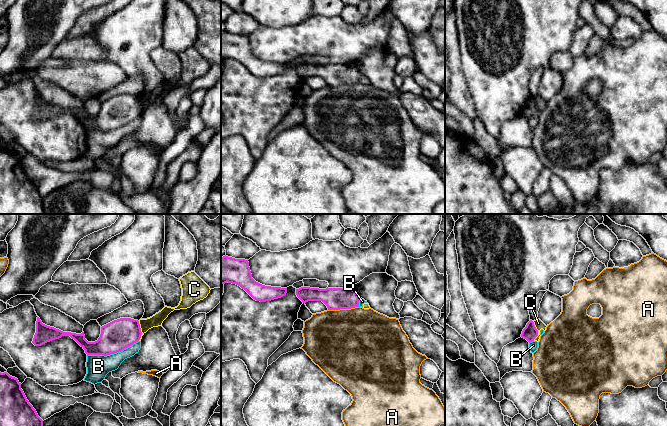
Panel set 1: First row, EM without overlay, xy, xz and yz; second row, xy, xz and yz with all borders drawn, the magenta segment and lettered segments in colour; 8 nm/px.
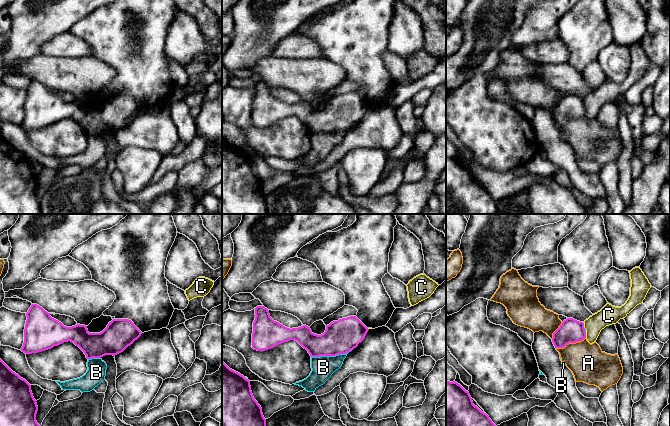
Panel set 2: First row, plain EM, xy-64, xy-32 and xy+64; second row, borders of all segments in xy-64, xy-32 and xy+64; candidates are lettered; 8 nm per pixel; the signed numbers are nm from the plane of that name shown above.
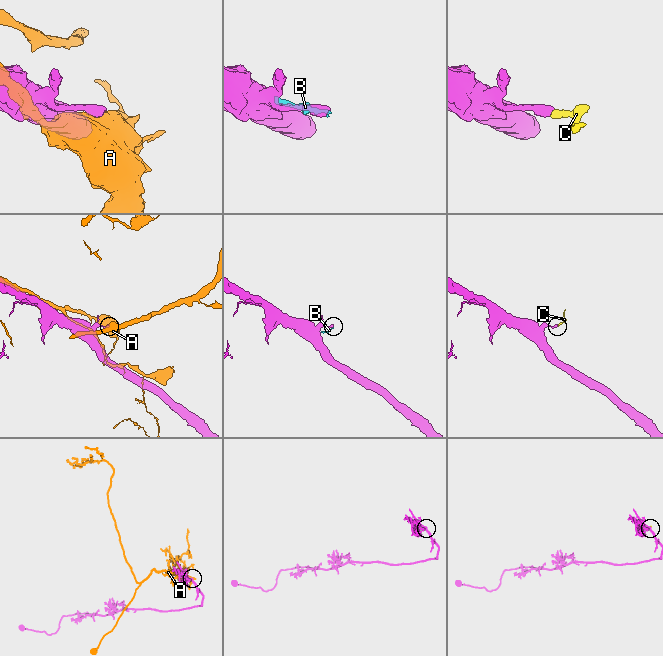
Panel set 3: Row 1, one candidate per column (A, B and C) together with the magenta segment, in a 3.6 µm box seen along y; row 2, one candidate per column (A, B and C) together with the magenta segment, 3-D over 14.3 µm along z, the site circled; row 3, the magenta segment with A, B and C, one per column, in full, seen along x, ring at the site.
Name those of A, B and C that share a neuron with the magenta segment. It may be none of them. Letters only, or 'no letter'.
no letter

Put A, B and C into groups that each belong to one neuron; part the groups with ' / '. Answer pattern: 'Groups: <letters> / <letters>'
Groups: A / B C

